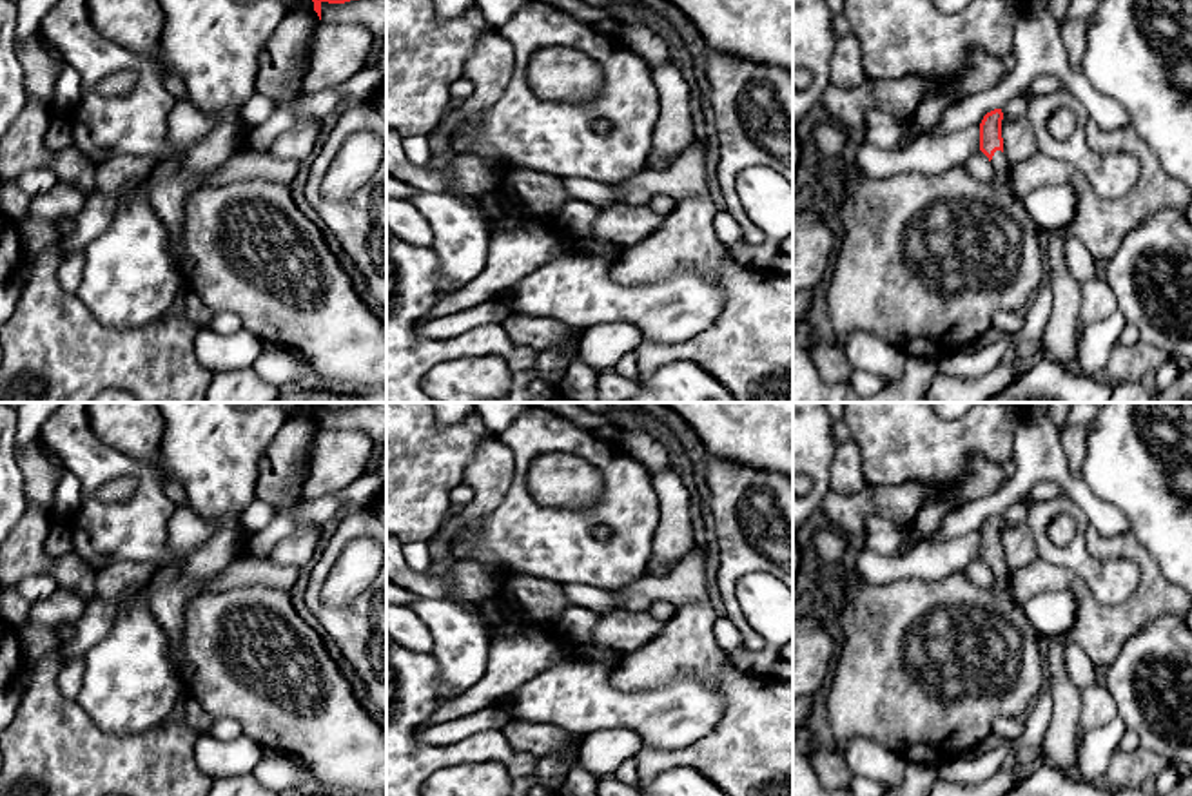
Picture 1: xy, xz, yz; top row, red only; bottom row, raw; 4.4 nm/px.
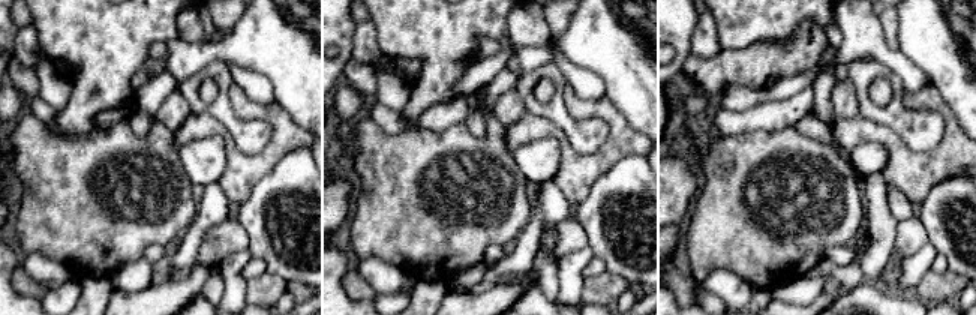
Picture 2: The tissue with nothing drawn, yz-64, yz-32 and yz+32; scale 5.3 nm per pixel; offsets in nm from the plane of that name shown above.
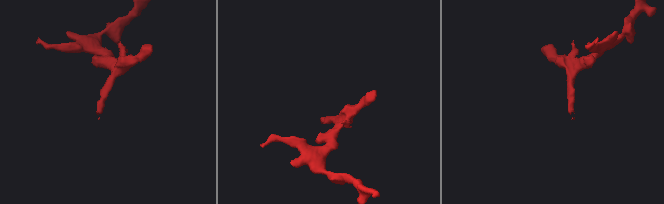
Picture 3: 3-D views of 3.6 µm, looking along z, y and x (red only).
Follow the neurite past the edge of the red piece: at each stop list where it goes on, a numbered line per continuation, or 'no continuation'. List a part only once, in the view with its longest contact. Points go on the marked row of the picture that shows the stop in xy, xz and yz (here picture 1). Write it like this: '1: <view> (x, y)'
1: yz (928, 260)

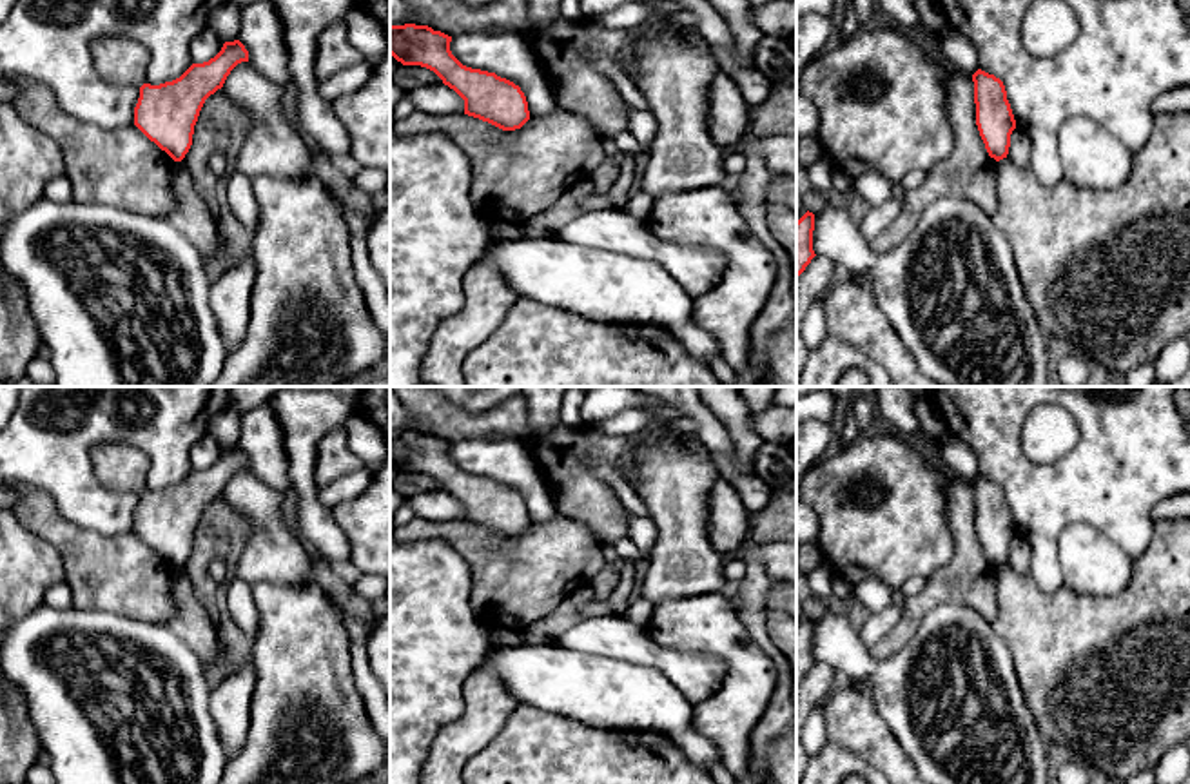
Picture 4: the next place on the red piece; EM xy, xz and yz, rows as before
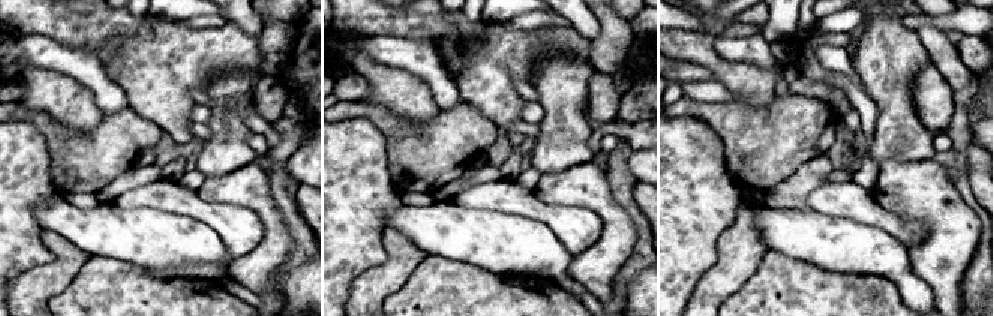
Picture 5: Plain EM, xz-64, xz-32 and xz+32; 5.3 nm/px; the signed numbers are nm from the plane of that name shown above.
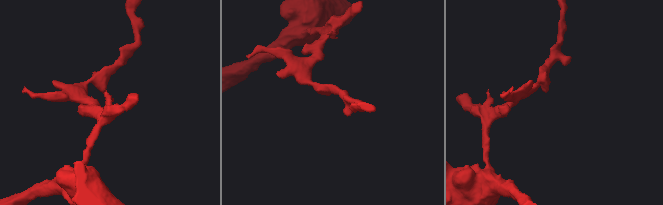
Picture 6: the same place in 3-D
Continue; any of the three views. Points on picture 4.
no continuation

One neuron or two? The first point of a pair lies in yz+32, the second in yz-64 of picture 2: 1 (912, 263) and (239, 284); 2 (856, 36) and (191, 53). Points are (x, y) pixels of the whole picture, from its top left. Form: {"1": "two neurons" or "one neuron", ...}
{"1": "one neuron", "2": "two neurons"}

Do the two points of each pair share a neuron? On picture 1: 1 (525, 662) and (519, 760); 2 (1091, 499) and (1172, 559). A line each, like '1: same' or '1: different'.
1: different
2: different

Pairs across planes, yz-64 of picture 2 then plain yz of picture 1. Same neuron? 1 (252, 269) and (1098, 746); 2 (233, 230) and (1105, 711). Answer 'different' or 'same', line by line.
1: different
2: same

